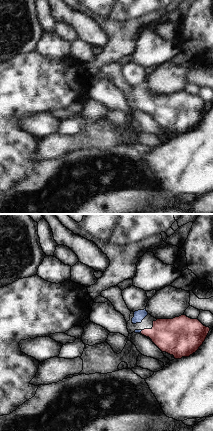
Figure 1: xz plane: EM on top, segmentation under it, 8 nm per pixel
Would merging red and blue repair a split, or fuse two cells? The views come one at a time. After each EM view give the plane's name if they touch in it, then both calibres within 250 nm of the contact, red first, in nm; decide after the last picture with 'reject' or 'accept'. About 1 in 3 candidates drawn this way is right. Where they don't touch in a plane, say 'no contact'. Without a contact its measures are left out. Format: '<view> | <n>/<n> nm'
xz | 280/30 nm

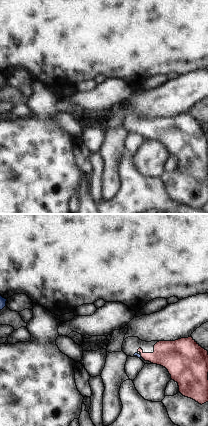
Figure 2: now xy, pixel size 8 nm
xy | 240/30 nm

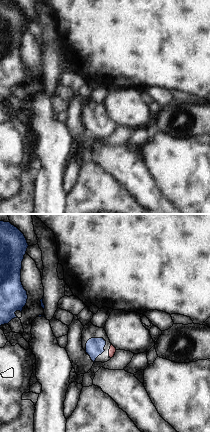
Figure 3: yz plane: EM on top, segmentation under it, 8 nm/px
no contact

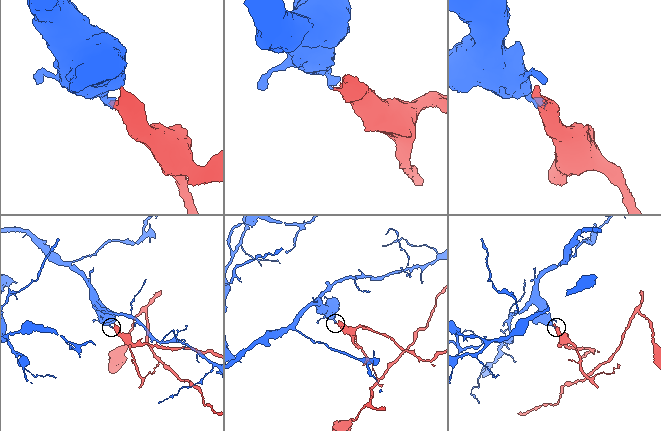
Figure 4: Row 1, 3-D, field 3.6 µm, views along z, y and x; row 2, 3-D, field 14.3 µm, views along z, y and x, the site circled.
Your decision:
accept

